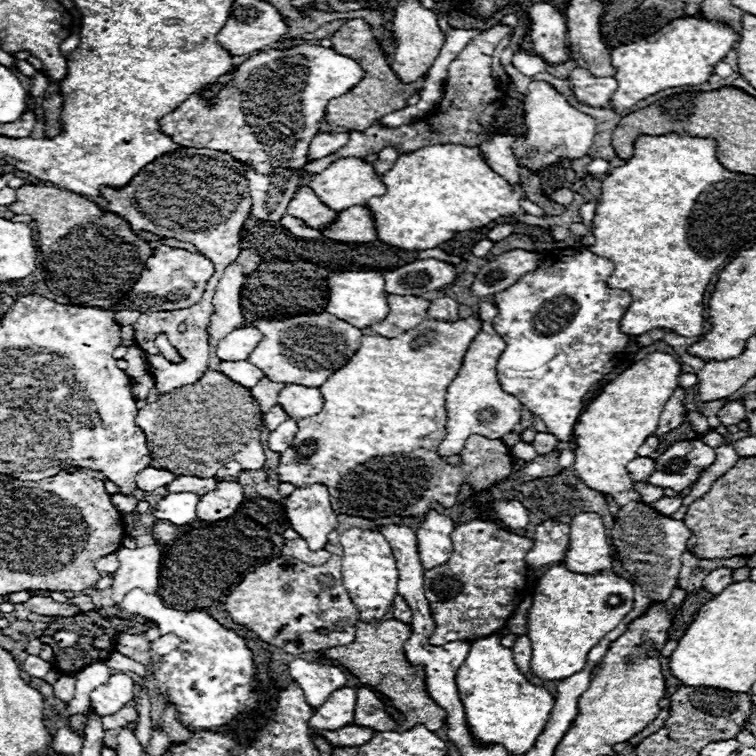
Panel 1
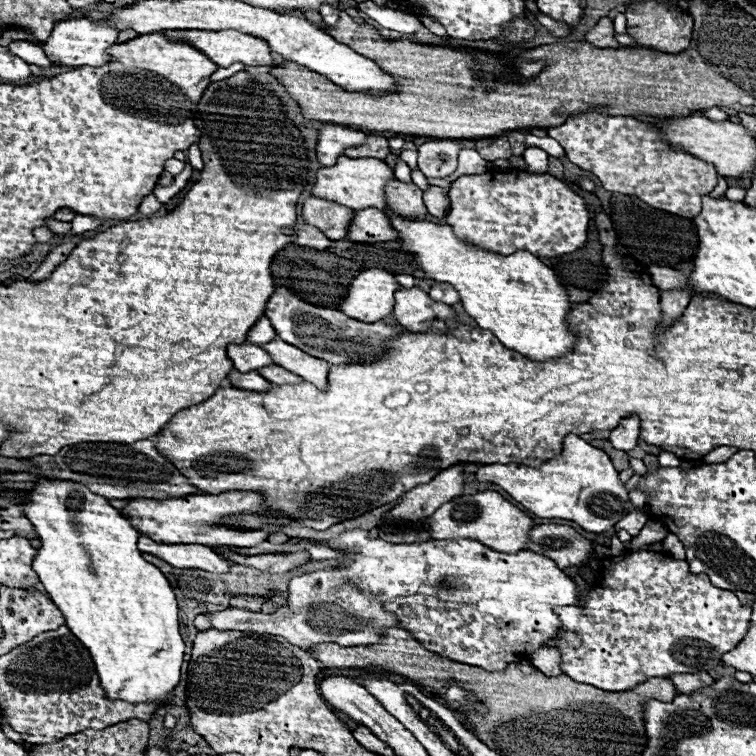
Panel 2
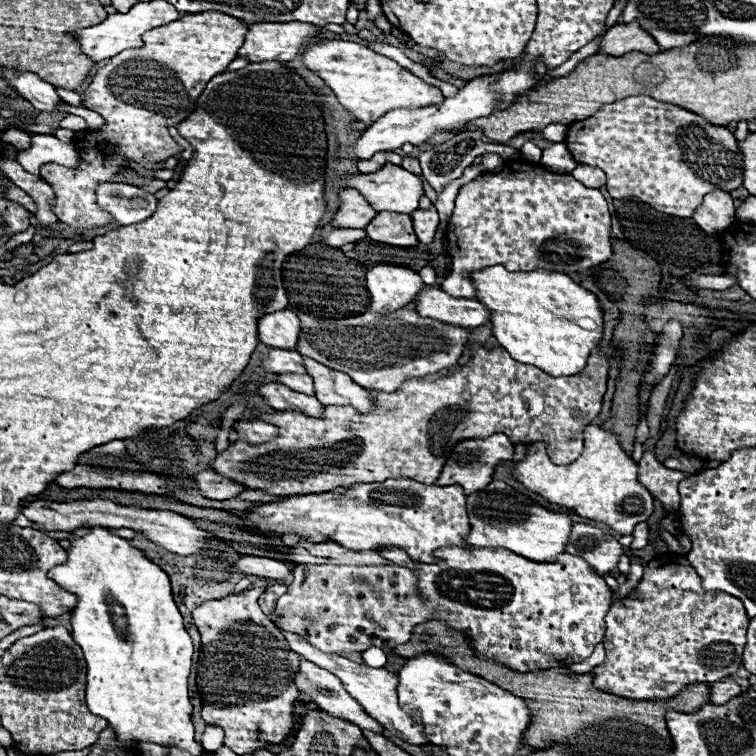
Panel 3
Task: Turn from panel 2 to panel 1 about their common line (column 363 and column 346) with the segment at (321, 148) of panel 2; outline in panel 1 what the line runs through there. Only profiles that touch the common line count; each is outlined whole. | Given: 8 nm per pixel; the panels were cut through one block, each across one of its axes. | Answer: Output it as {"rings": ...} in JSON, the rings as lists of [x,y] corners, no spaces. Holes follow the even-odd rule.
{"rings":[[[330,132],[330,134],[316,134],[310,142],[310,150],[308,150],[308,158],[310,160],[318,160],[324,158],[336,150],[340,150],[346,142],[348,142],[348,132]]]}

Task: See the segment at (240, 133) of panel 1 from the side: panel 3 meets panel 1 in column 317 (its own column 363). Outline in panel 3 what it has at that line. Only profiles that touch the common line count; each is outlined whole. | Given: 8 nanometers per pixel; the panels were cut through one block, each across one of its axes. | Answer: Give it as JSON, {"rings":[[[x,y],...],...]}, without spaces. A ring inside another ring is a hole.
{"rings":[[[320,40],[306,48],[304,66],[316,72],[336,94],[338,102],[352,114],[352,130],[366,132],[380,116],[396,108],[424,108],[444,102],[438,86],[426,84],[410,70],[396,64],[392,58],[376,54],[368,46],[346,40]]]}

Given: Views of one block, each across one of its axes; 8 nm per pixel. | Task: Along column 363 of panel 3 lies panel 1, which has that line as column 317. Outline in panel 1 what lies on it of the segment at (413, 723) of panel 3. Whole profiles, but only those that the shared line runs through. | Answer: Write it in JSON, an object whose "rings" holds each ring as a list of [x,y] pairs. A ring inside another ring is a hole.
{"rings":[[[296,658],[288,664],[288,672],[302,688],[312,708],[318,708],[320,704],[324,704],[324,700],[336,688],[346,686],[346,674],[340,668],[328,666],[328,664],[316,664],[316,662]]]}

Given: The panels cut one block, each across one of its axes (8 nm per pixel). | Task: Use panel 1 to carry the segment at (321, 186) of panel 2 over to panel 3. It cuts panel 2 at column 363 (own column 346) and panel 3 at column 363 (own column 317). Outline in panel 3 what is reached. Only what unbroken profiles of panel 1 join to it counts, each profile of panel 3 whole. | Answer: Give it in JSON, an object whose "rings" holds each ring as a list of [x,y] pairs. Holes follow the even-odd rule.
{"rings":[[[386,164],[374,174],[358,174],[344,178],[346,188],[356,188],[372,204],[376,212],[400,212],[410,214],[418,208],[420,198],[424,196],[424,186],[420,176]]]}

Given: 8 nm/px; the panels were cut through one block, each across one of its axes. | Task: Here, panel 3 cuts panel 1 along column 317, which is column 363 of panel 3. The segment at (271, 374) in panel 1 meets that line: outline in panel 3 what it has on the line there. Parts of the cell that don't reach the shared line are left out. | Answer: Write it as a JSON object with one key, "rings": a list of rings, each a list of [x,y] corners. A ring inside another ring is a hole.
{"rings":[[[412,306],[390,314],[364,312],[344,320],[314,318],[304,312],[298,312],[298,318],[302,332],[296,350],[302,356],[346,372],[356,384],[376,392],[396,392],[410,378],[424,378],[444,368],[454,368],[470,338],[466,328],[422,318]]]}

